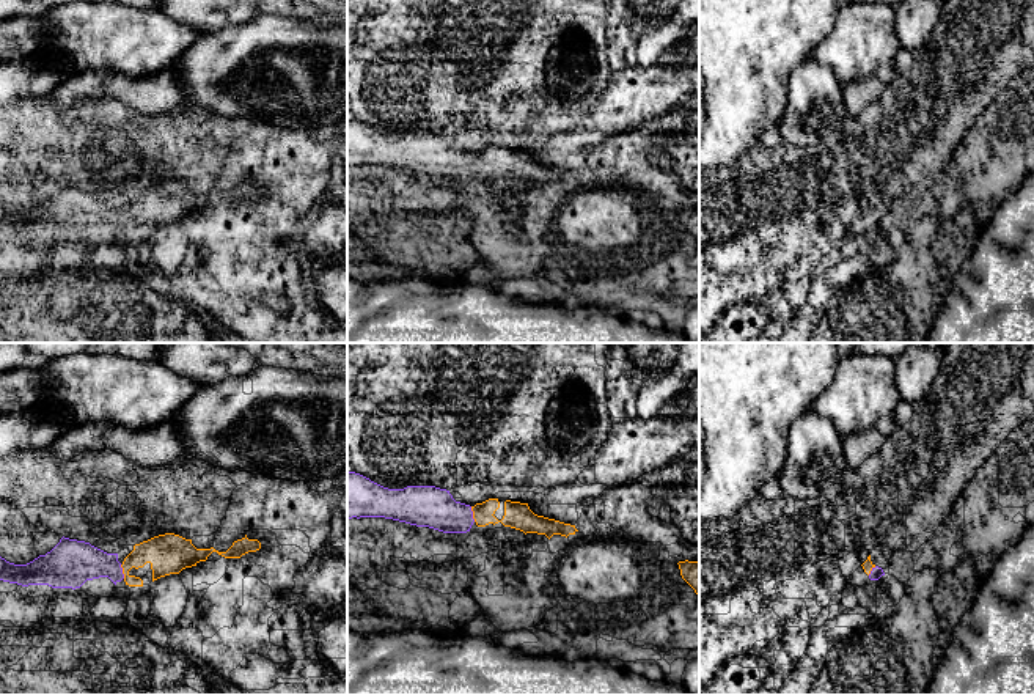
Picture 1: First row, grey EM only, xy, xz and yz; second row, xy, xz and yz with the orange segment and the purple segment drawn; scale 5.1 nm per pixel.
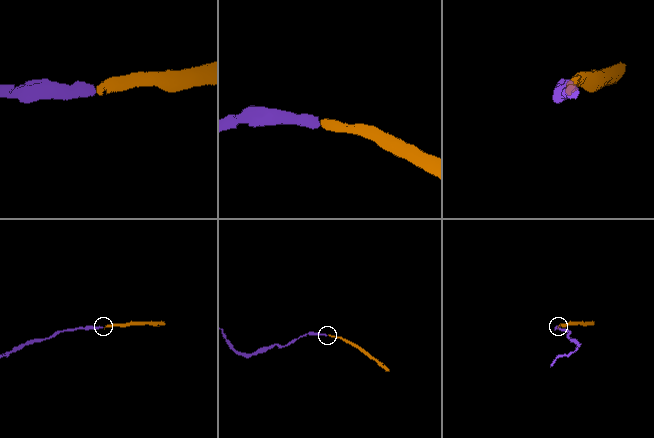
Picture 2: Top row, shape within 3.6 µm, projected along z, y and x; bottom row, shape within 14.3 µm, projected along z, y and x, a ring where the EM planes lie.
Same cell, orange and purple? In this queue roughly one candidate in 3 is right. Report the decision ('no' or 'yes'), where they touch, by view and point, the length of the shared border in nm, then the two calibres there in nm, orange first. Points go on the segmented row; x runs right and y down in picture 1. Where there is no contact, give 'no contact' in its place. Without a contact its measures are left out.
yes; meets orange in xz at (473, 514); contact 80 nm long; 140 nm thick on the orange side, 220 nm on the other

